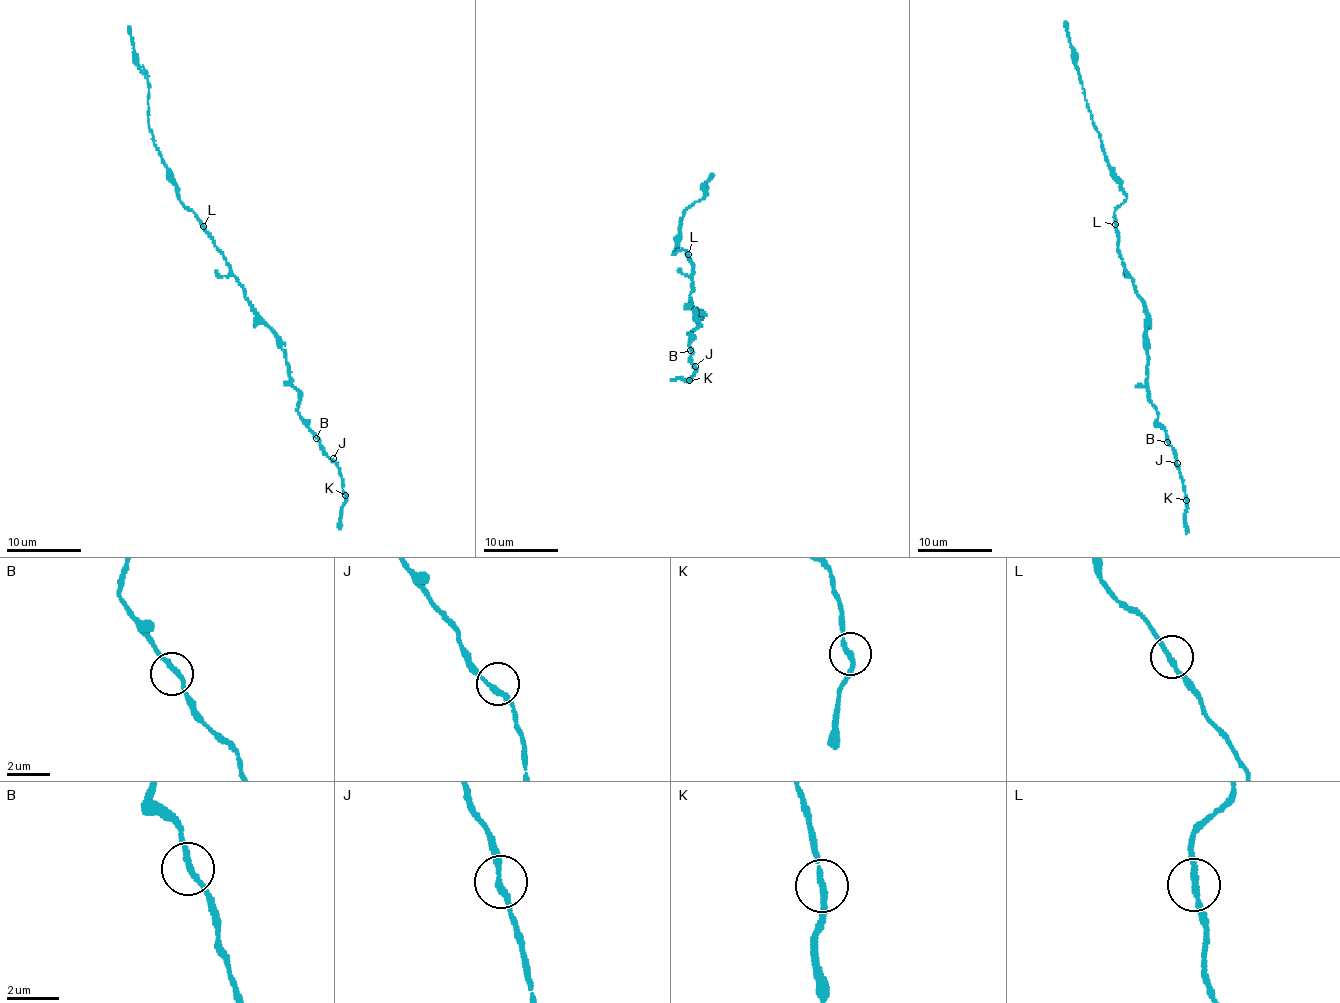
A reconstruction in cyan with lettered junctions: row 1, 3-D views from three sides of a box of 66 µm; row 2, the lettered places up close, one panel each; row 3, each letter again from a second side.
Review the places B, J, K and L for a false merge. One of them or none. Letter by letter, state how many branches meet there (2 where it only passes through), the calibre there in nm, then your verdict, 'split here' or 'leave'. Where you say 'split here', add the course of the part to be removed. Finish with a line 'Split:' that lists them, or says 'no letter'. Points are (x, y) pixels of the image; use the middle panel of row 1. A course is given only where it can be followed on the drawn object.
B: branches 2; calibre 220 nm; leave
J: branches 2; calibre 220 nm; leave
K: branches 2; calibre 220 nm; leave
L: branches 2; calibre 200 nm; leave
Split: no letter

